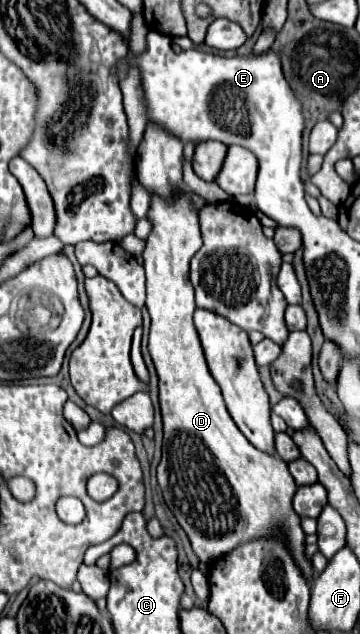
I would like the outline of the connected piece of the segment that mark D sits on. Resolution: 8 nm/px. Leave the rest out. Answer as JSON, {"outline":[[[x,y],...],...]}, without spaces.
{"outline":[[[186,193],[178,195],[174,201],[166,203],[152,195],[152,207],[148,211],[152,221],[152,233],[146,239],[144,249],[144,269],[146,269],[146,307],[152,317],[148,349],[160,379],[160,409],[164,419],[164,447],[158,465],[158,485],[162,489],[164,501],[178,519],[180,527],[186,531],[194,553],[202,563],[212,563],[228,553],[232,553],[240,543],[250,543],[256,539],[280,537],[288,547],[292,559],[296,561],[302,575],[312,579],[312,561],[306,557],[306,535],[302,533],[302,519],[292,509],[292,497],[296,493],[296,483],[288,473],[288,467],[280,457],[258,451],[240,433],[236,423],[226,411],[220,387],[210,377],[204,361],[200,337],[196,337],[196,327],[192,321],[196,301],[194,289],[188,277],[190,261],[202,245],[198,213],[194,211]]]}

